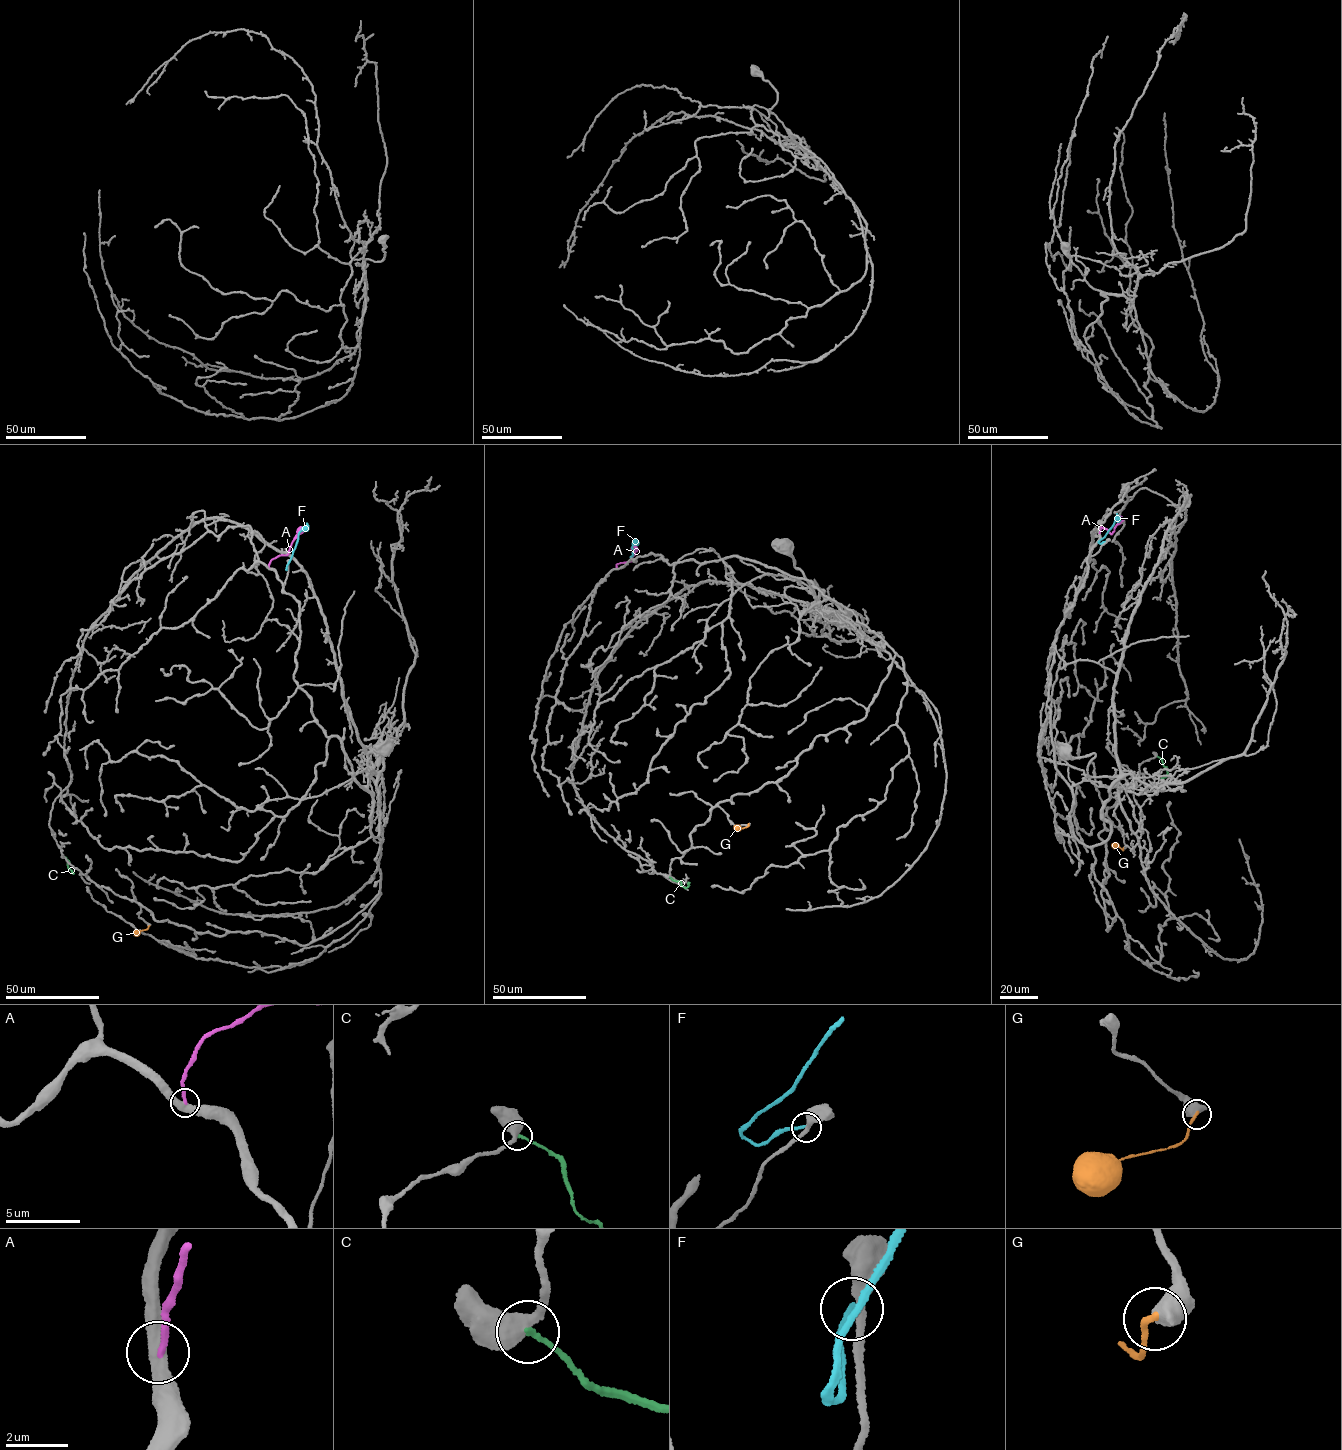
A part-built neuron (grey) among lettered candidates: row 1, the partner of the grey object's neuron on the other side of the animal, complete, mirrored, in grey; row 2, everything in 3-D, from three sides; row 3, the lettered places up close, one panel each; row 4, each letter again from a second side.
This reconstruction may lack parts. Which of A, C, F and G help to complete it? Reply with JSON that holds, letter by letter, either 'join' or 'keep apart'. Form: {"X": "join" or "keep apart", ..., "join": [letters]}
{"A": "keep apart", "C": "keep apart", "F": "keep apart", "G": "keep apart", "join": []}

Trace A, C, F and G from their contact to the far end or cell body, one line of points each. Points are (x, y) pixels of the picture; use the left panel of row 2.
A: (269, 568), (272, 559), (287, 555), (300, 529)
C: (63, 857), (69, 861), (67, 867), (73, 874)
F: (287, 564), (298, 533), (307, 523)
G: (149, 925), (134, 934)

